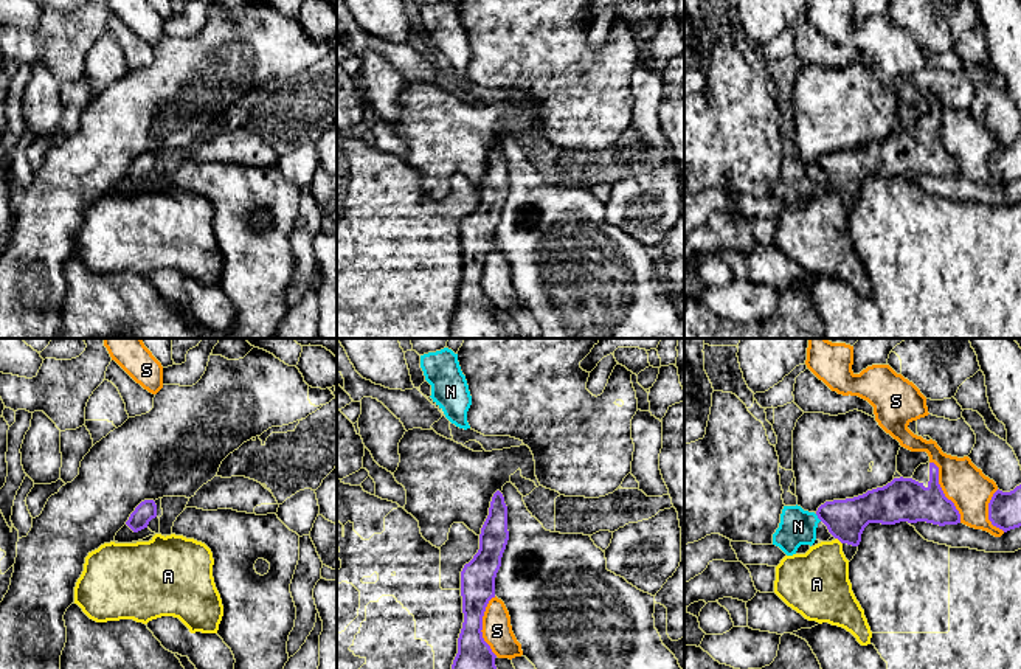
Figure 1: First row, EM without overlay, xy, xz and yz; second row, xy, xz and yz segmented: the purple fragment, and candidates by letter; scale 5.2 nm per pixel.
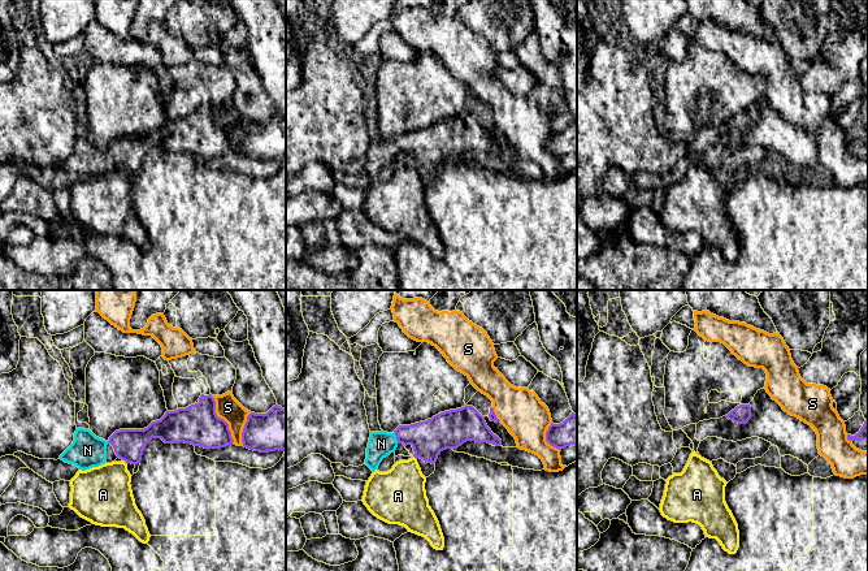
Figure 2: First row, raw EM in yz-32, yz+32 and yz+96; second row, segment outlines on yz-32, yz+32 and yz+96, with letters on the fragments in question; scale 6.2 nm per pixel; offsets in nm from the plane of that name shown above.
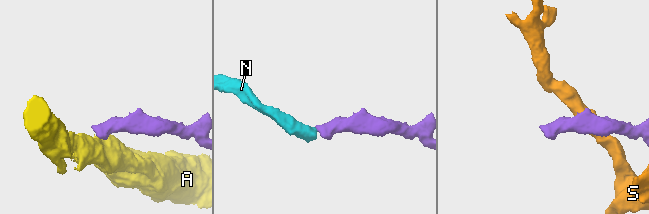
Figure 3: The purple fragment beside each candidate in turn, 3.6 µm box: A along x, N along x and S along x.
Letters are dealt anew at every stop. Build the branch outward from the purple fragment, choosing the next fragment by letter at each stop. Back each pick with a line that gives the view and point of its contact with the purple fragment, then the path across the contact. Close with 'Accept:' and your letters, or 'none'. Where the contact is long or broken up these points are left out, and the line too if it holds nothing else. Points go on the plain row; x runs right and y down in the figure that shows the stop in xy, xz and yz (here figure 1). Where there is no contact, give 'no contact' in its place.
N: contact yz (818, 169); way yz (846, 171), (818, 169), (798, 179)
Accept: N

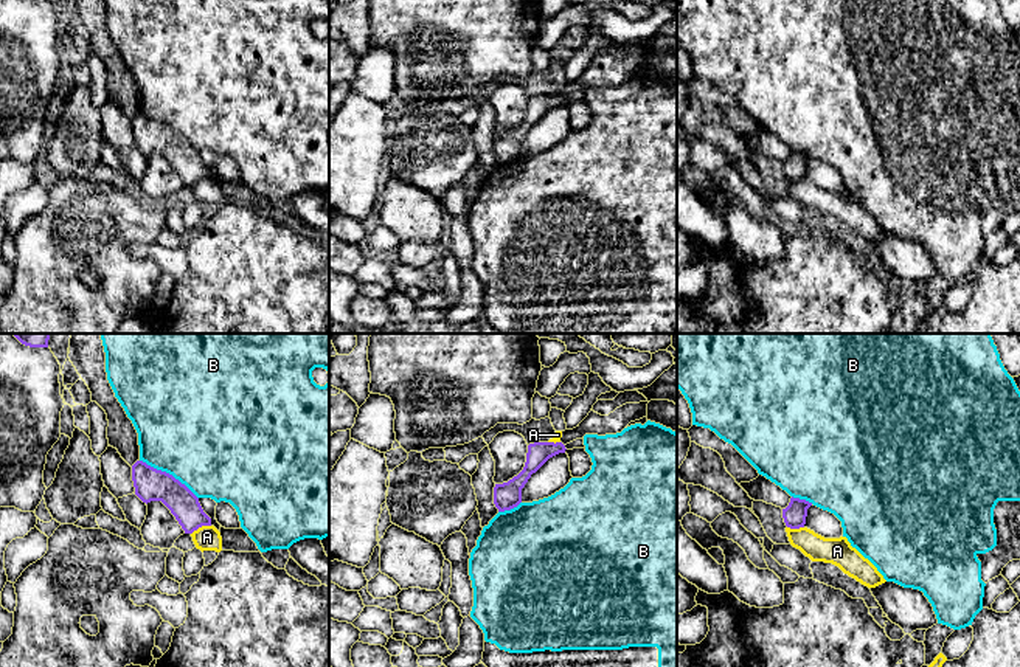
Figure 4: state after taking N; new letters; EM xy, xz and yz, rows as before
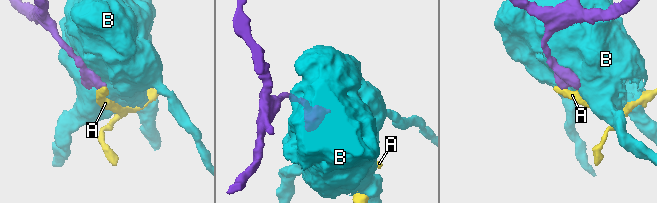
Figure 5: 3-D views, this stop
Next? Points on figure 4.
Accept: none

